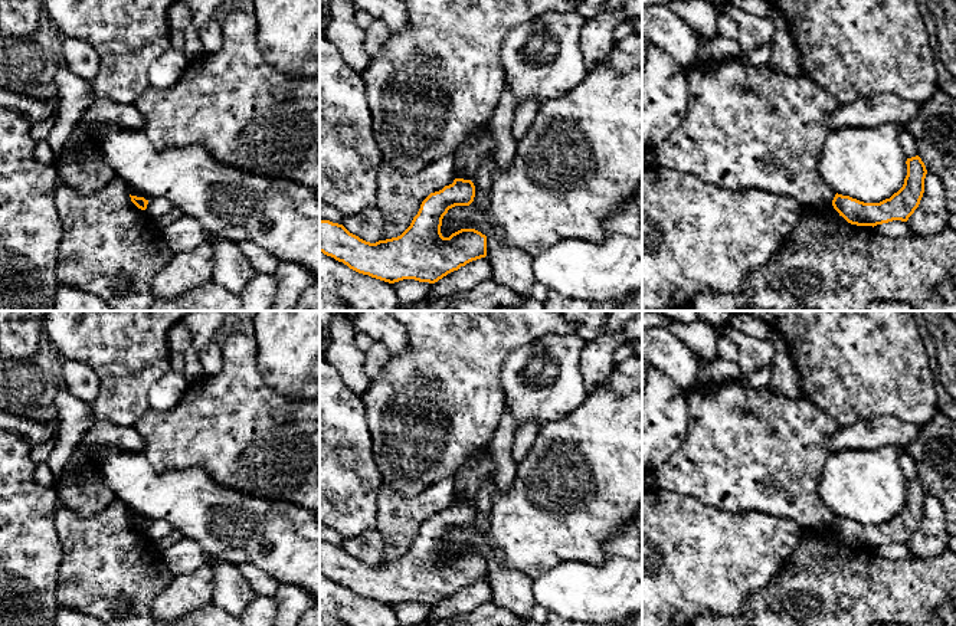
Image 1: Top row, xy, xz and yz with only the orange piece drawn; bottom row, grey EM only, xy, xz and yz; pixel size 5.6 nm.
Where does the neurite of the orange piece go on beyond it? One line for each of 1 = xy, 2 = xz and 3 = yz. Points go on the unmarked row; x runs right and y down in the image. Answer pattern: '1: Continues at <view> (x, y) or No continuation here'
1: No continuation here
2: No continuation here
3: No continuation here

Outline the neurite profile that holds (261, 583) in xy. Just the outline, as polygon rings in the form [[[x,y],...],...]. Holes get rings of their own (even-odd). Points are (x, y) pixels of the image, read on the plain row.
[[[243,563],[238,566],[240,576],[246,580],[249,589],[255,593],[256,597],[274,597],[279,587],[279,581],[271,577],[263,570],[258,568],[253,564]]]

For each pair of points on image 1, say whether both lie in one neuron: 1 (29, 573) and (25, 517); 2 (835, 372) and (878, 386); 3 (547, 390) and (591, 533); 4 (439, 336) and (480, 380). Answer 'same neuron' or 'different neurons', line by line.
1: same neuron
2: same neuron
3: different neurons
4: same neuron

